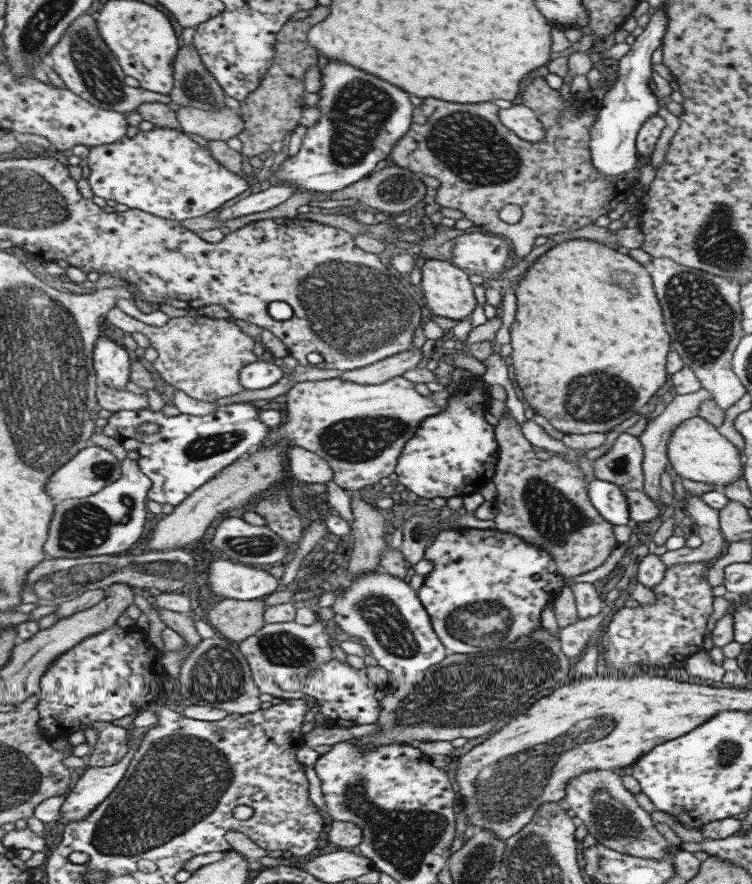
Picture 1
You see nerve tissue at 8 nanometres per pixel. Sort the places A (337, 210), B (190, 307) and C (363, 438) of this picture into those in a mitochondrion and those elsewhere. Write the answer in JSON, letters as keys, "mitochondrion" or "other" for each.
{"A":"other","B":"other","C":"mitochondrion"}

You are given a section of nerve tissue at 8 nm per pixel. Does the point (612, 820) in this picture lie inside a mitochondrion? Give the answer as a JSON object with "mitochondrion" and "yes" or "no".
{"mitochondrion":"yes"}

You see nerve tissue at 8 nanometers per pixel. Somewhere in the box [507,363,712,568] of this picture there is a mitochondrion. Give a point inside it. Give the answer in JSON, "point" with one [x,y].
{"point":[553,514]}

